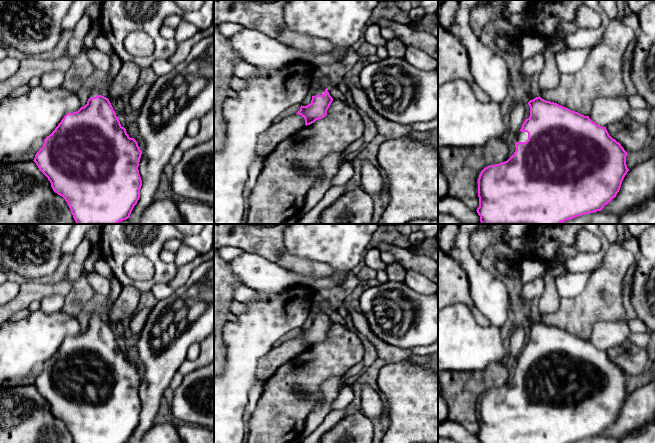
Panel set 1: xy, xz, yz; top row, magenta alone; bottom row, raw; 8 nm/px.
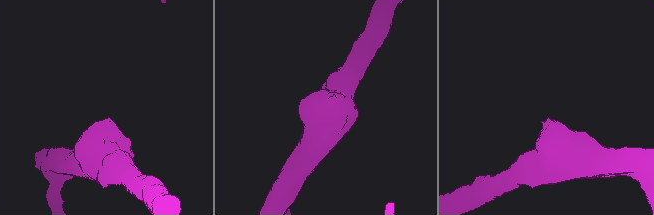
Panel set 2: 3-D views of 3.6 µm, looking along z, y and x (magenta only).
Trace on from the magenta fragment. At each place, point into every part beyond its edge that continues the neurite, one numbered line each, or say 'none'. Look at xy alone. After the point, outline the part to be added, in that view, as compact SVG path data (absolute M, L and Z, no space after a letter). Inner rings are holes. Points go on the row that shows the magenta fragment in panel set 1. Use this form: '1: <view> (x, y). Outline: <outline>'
1: xy (94, 91). Outline: M98 87L91 88L89 98L93 98L93 97L96 97L98 95L101 95L99 88Z

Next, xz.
1: xz (316, 89). Outline: M315 72L313 73L313 80L312 80L312 87L311 87L311 95L322 95L324 94L325 89L327 88L326 86L322 86L319 84L319 80L315 77Z

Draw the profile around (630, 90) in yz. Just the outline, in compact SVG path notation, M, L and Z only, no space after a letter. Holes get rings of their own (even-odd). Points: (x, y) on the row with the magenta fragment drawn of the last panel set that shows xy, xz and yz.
M636 37L629 43L623 56L623 83L625 94L622 97L638 96L631 76L631 63L635 50Z

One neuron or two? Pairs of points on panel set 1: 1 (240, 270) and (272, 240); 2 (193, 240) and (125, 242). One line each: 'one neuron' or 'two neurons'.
1: two neurons
2: one neuron

